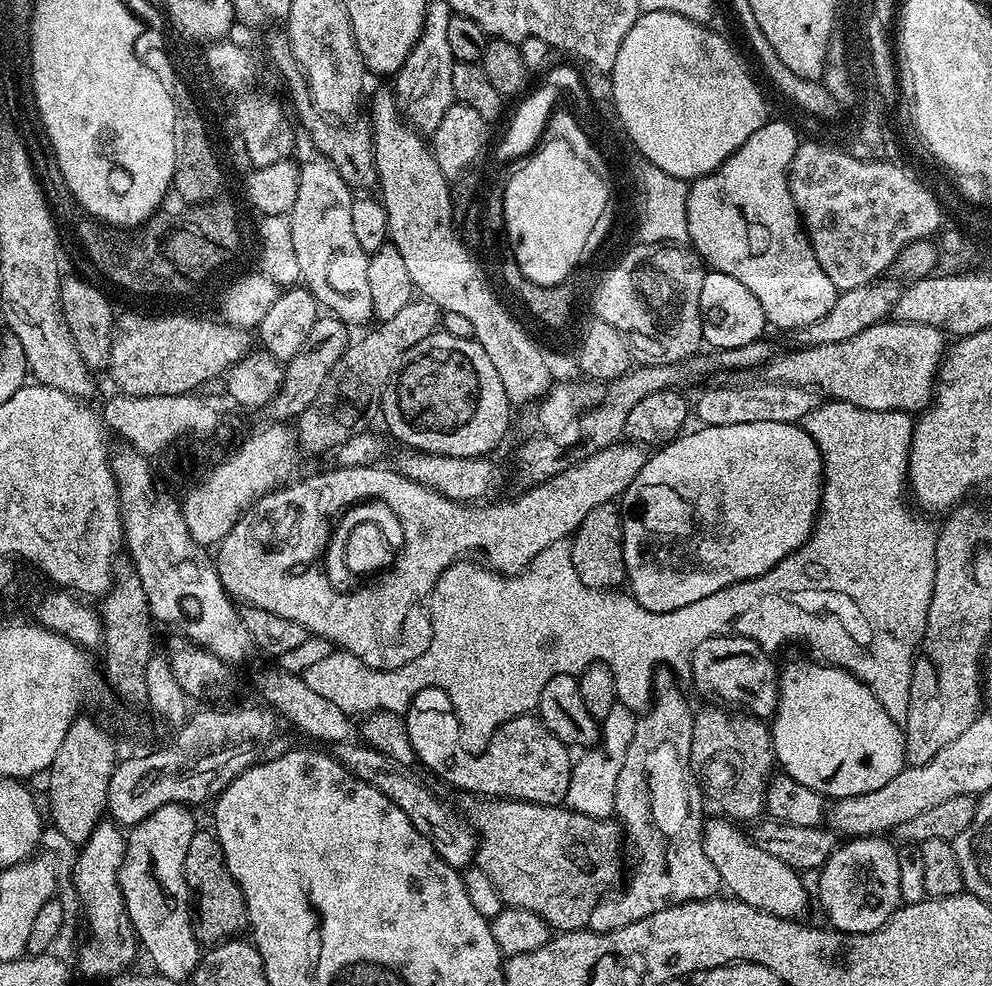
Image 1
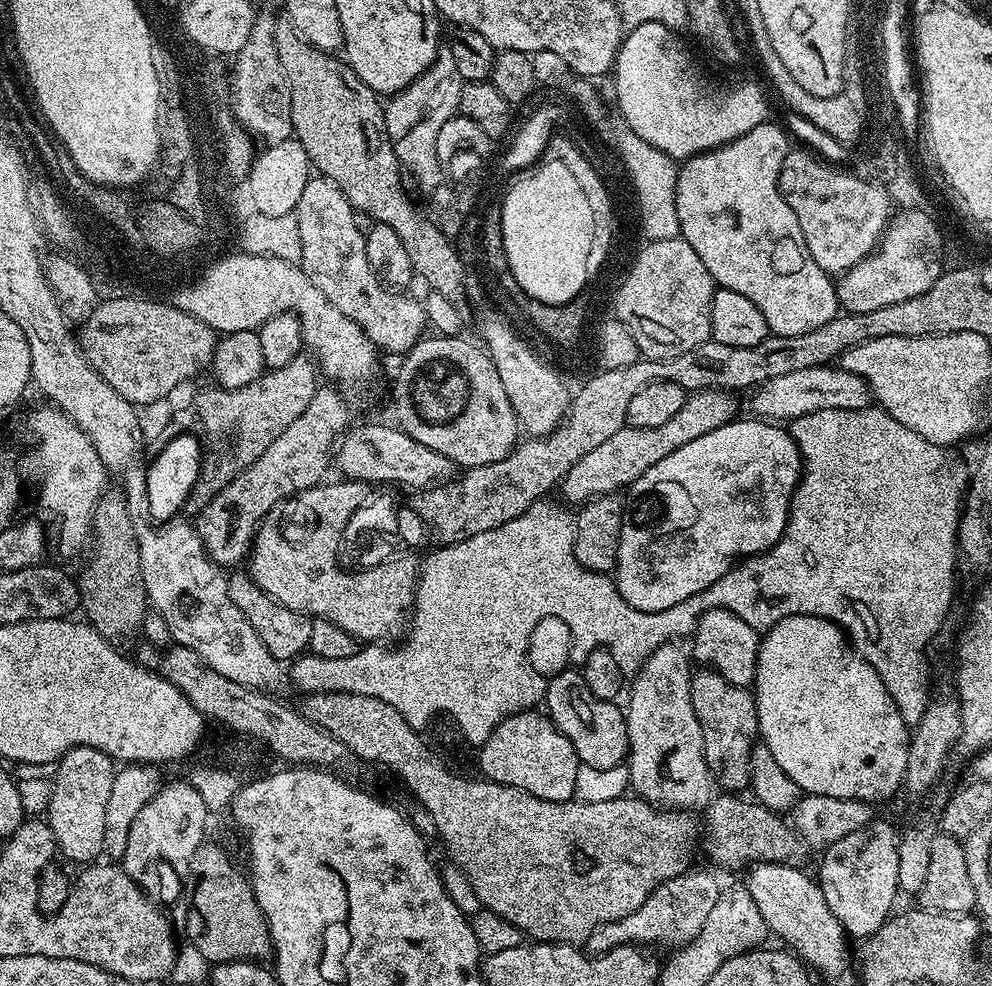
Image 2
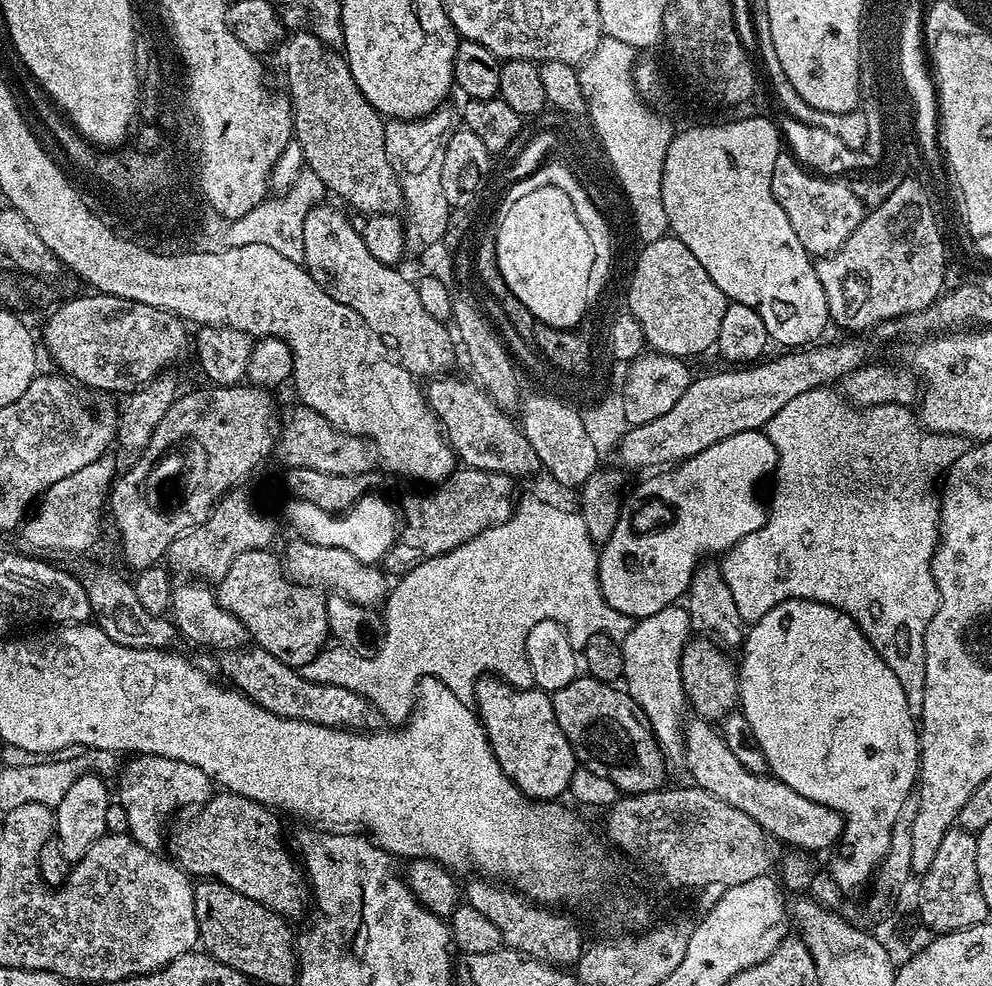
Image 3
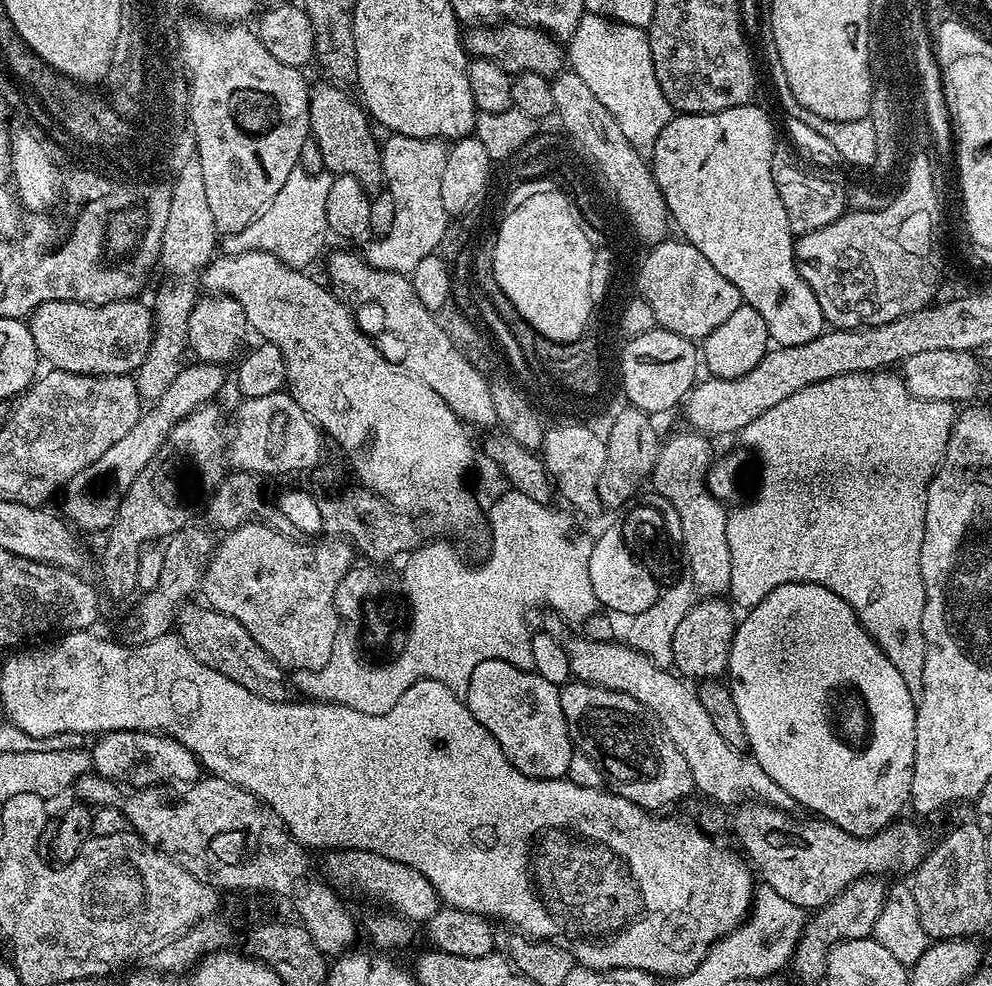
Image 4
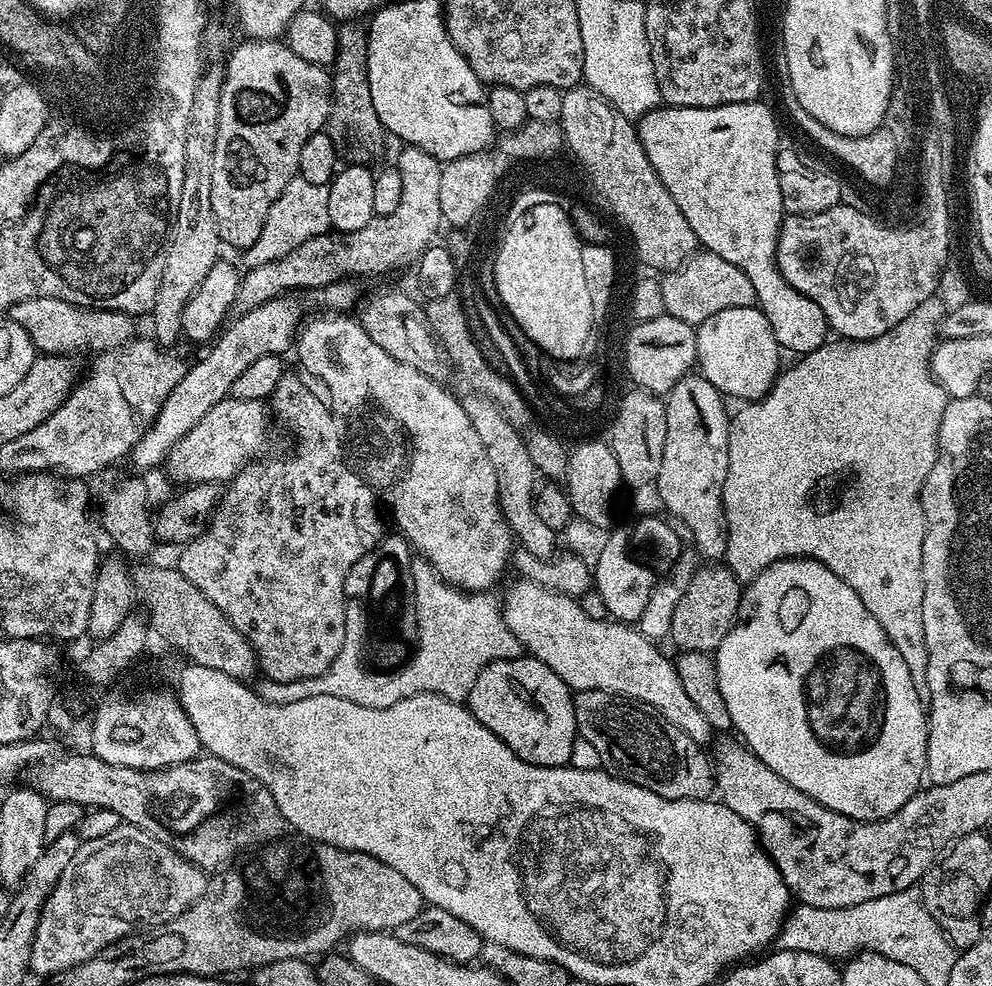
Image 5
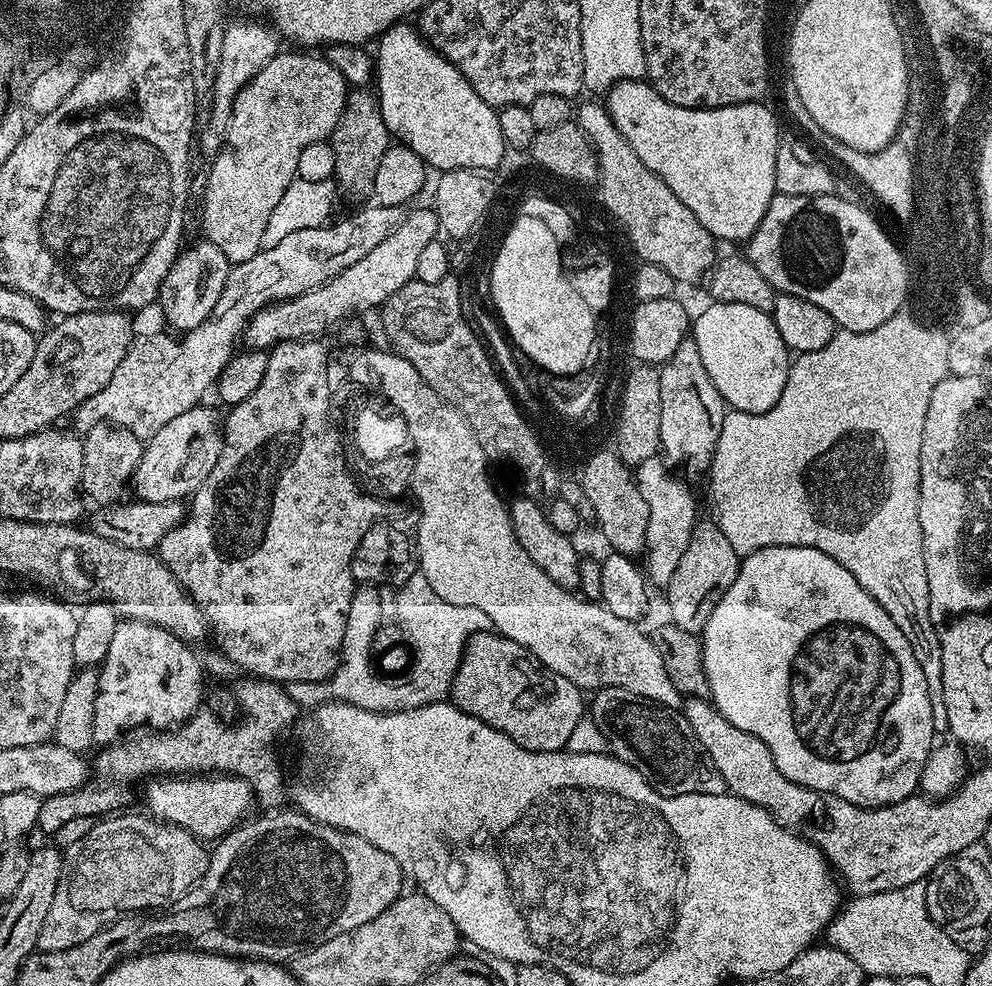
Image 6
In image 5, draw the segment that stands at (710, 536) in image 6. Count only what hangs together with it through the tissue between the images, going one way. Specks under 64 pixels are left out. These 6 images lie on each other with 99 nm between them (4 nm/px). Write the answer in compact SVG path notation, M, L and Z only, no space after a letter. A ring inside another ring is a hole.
M712 562L707 566L697 567L690 578L690 586L686 586L686 594L682 594L678 606L674 606L674 618L668 631L670 640L677 644L680 652L715 653L722 638L726 638L738 619L741 595L741 581L737 580L727 566Z

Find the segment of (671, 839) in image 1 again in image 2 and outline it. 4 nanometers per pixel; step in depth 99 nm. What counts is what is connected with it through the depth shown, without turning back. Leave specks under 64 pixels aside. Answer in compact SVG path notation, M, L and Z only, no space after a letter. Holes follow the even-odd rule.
M669 642L661 648L655 648L644 660L644 664L631 677L628 708L628 783L631 791L647 804L655 804L665 810L703 810L714 799L714 781L712 772L706 766L702 750L702 728L698 726L698 714L694 714L694 706L690 698L690 686L694 675L693 669L688 669L690 656L680 649L681 645ZM685 870L678 876L671 876L664 884L659 884L634 910L634 914L626 914L626 918L618 918L614 922L606 922L590 934L586 948L589 953L609 952L623 944L648 946L644 944L676 944L685 946L699 934L709 917L710 910L722 891L722 885L708 872L691 872Z

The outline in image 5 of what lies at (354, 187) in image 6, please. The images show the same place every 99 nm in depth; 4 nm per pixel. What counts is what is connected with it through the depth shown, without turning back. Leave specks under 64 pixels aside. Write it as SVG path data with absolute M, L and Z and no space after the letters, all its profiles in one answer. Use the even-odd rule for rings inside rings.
M344 22L336 29L340 45L336 60L330 65L332 82L332 112L328 115L326 133L332 139L336 155L349 165L371 165L384 152L386 133L378 113L374 111L374 101L370 98L370 80L366 74L366 28L360 22Z

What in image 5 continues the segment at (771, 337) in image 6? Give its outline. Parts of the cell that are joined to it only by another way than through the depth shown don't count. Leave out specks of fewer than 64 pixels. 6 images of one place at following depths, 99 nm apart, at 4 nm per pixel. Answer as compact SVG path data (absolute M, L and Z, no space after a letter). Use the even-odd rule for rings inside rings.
M759 307L722 310L718 315L706 318L706 322L696 328L699 375L710 381L725 397L737 396L740 402L761 400L782 371L780 356L781 346Z

